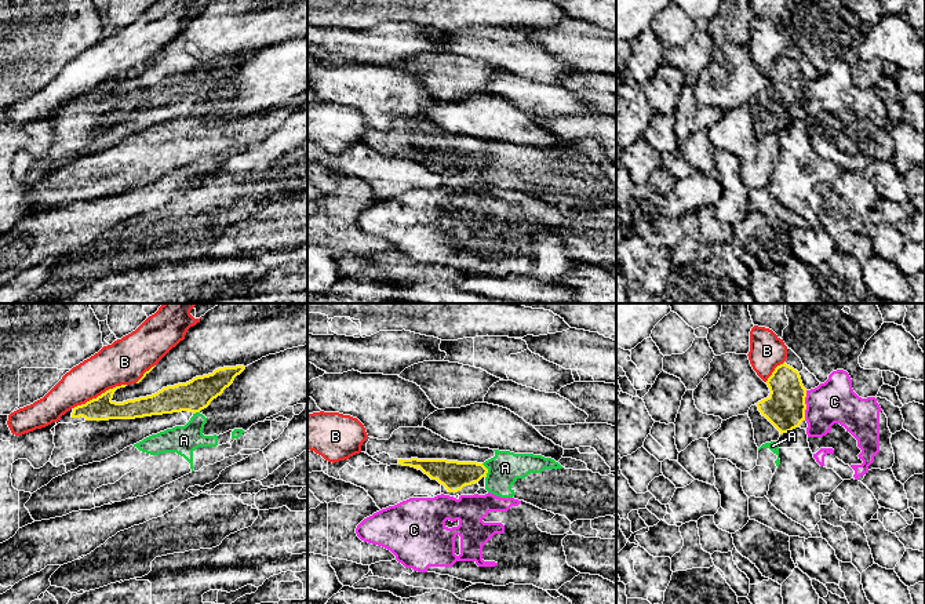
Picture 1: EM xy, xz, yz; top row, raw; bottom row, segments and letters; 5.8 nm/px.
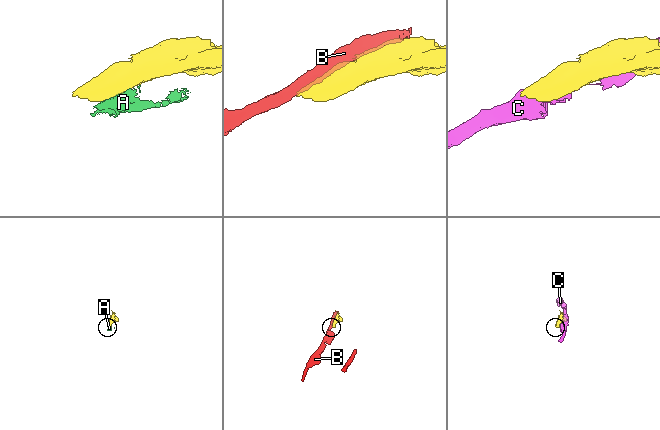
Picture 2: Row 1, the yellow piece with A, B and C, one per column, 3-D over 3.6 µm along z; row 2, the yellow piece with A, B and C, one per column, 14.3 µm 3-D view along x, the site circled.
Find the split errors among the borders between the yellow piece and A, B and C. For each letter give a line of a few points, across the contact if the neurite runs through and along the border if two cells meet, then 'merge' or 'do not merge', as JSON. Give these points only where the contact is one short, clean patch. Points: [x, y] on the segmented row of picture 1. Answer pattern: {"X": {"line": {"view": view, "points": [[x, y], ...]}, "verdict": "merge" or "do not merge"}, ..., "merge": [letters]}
{"A": {"verdict": "do not merge"}, "B": {"verdict": "do not merge"}, "C": {"verdict": "do not merge"}, "merge": []}

